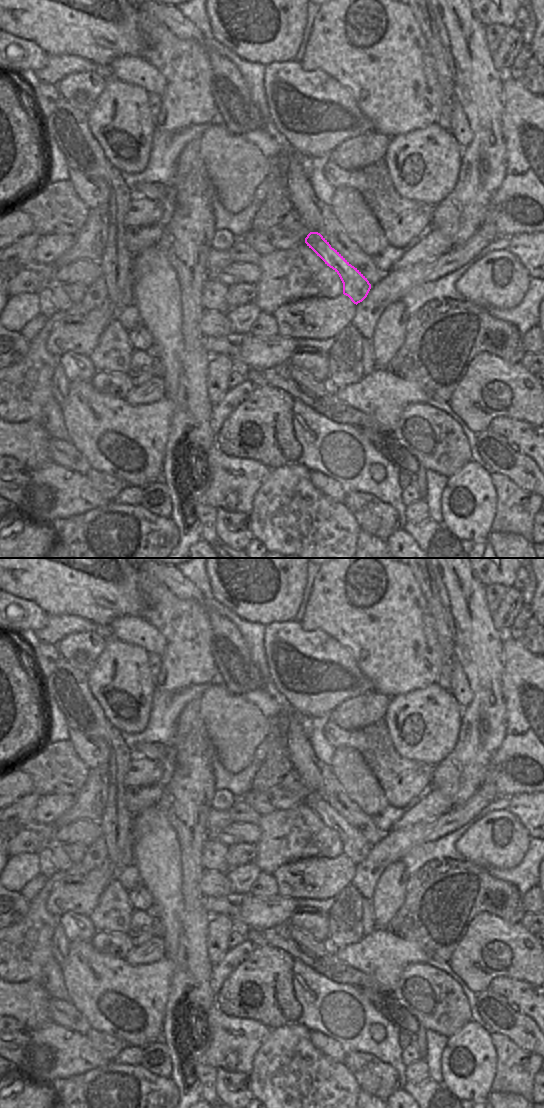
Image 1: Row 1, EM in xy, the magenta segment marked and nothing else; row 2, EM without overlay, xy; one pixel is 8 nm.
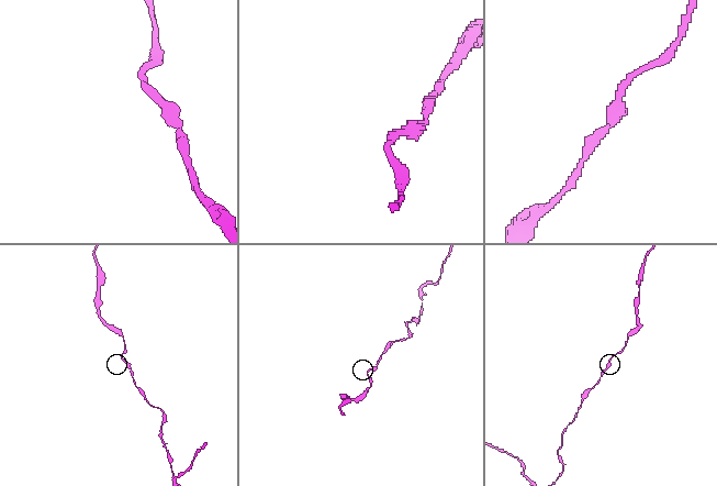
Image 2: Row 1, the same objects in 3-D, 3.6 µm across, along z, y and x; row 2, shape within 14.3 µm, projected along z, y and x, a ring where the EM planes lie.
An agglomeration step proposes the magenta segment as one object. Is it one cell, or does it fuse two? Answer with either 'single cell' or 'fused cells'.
fused cells

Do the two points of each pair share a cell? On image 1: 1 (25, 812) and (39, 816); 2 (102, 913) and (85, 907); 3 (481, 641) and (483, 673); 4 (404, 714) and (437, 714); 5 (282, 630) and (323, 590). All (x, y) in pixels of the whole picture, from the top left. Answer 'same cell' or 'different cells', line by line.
1: different cells
2: different cells
3: same cell
4: same cell
5: different cells

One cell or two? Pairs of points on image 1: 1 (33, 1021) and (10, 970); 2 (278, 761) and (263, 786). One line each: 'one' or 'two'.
1: two
2: one

